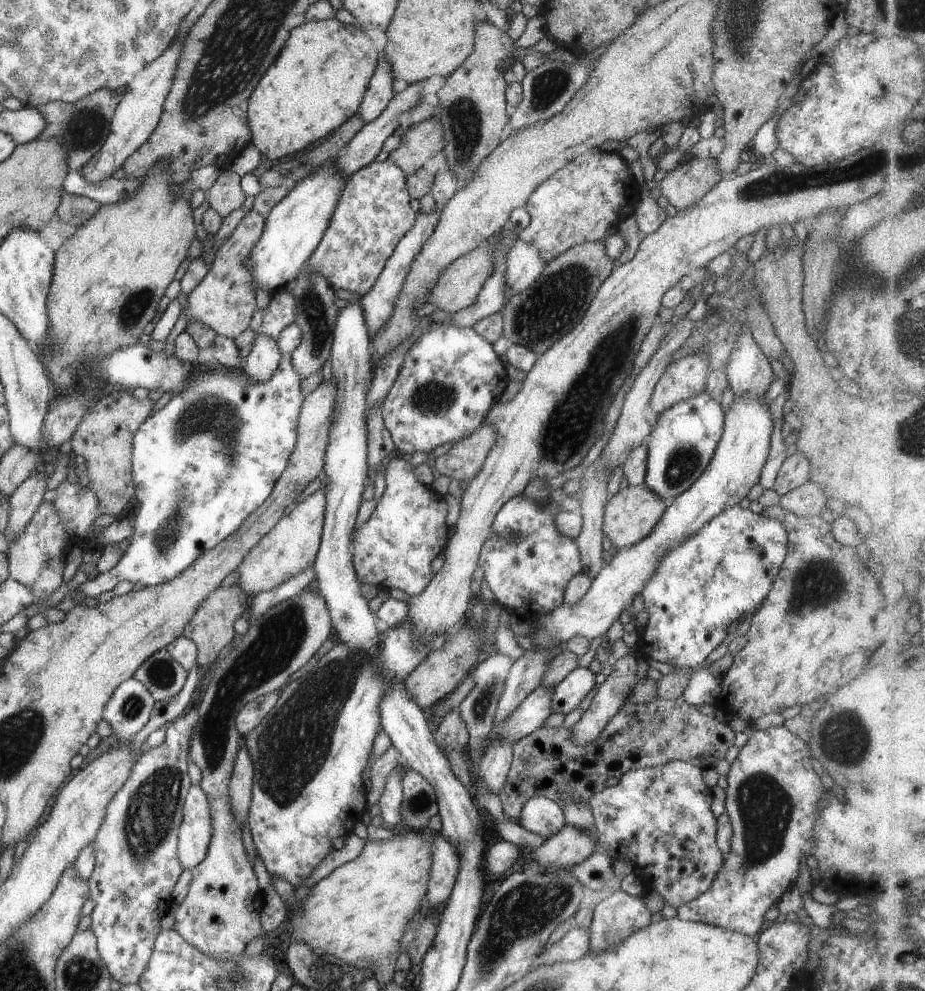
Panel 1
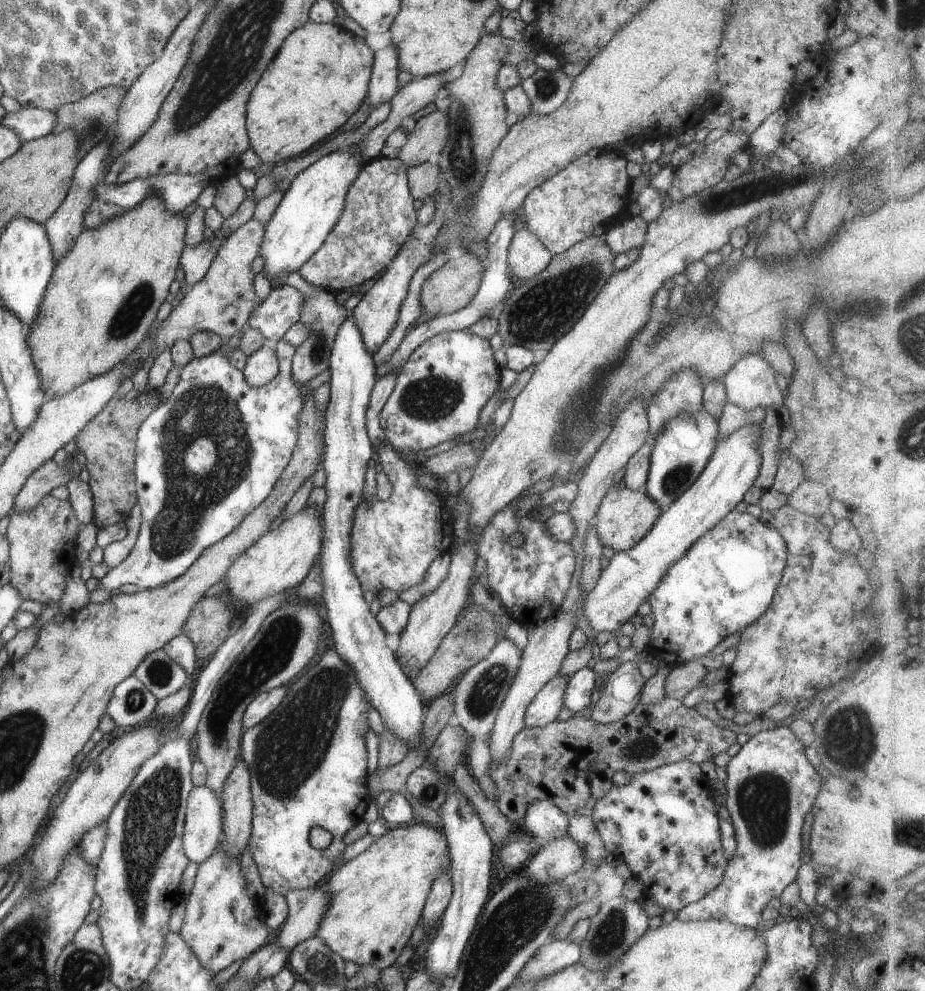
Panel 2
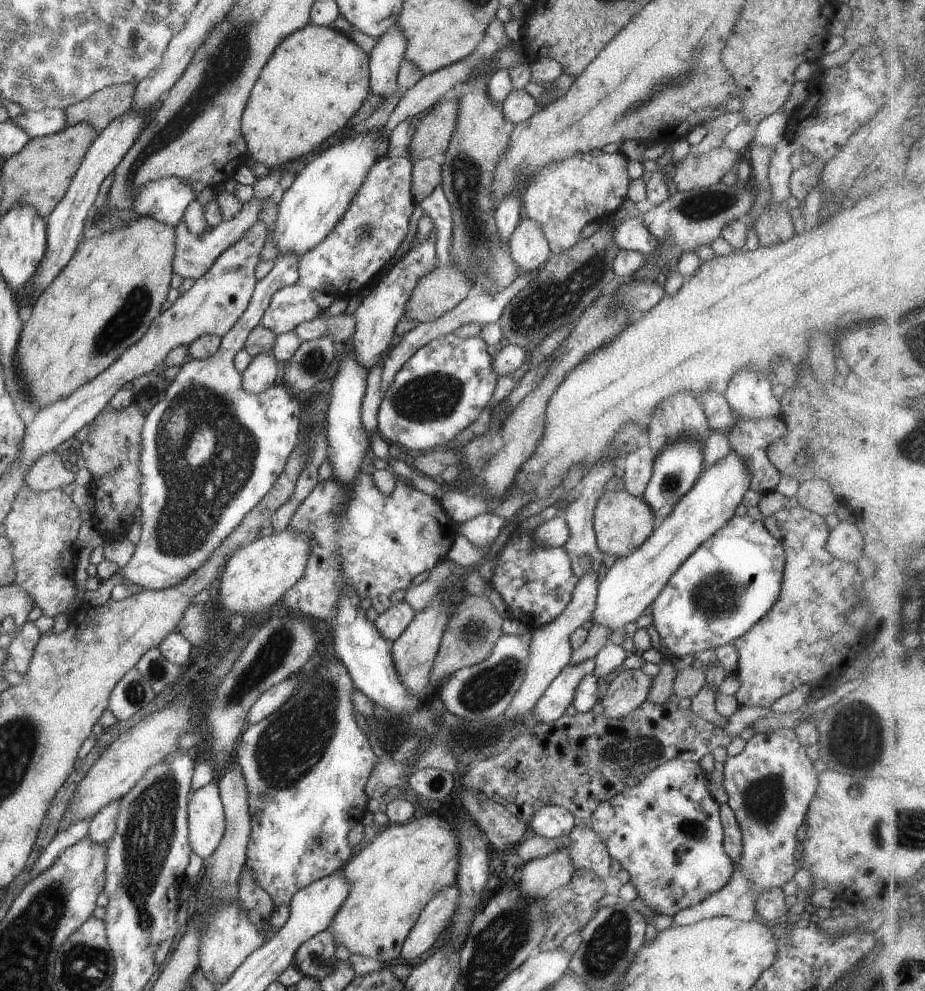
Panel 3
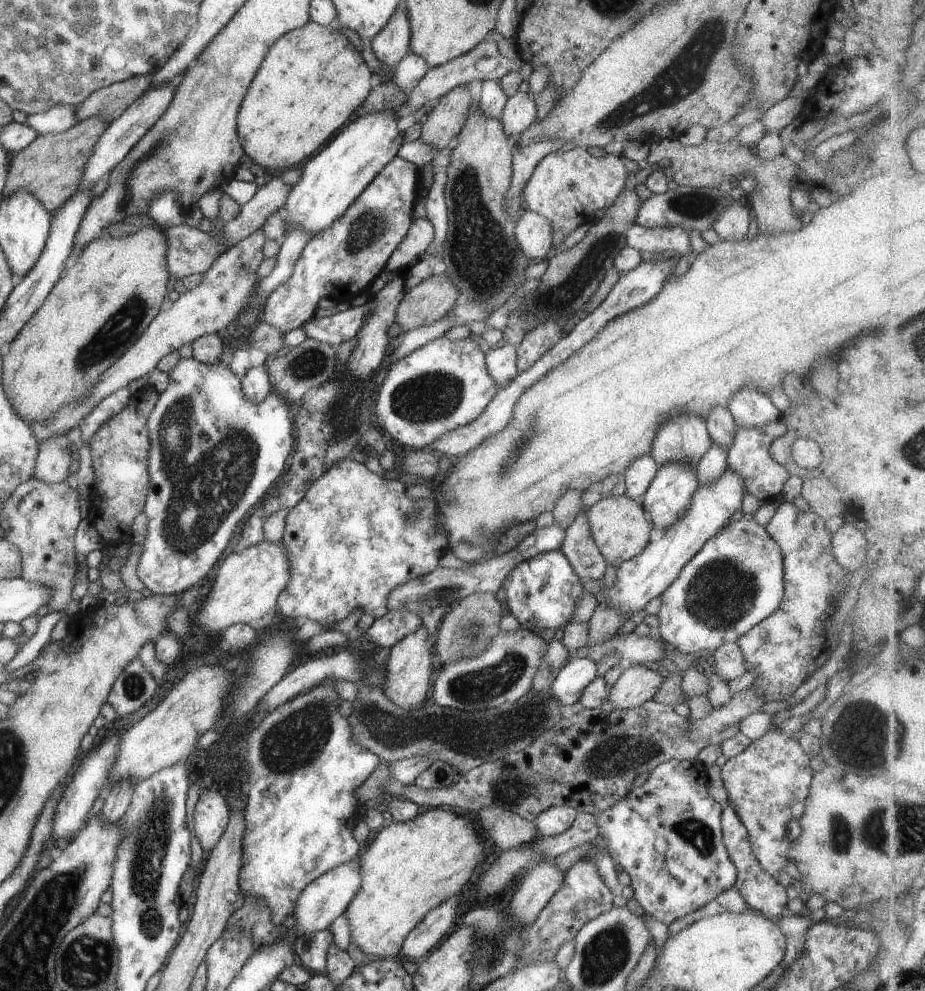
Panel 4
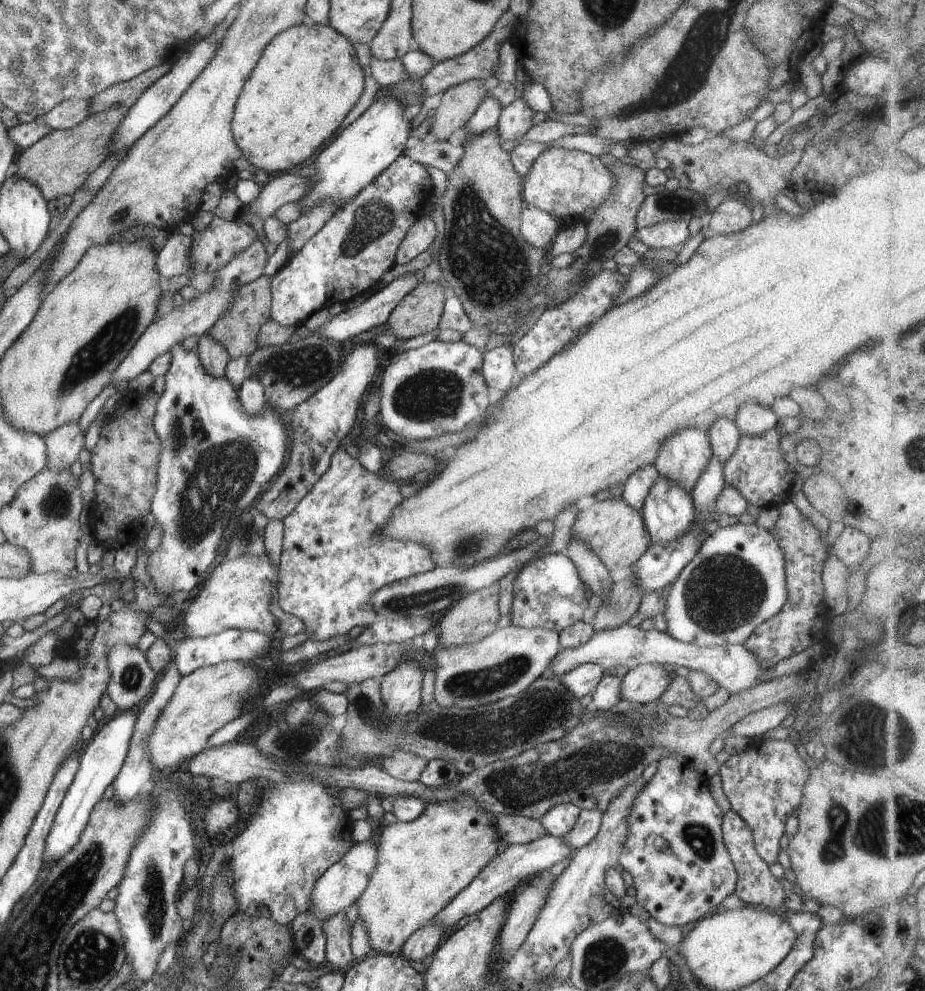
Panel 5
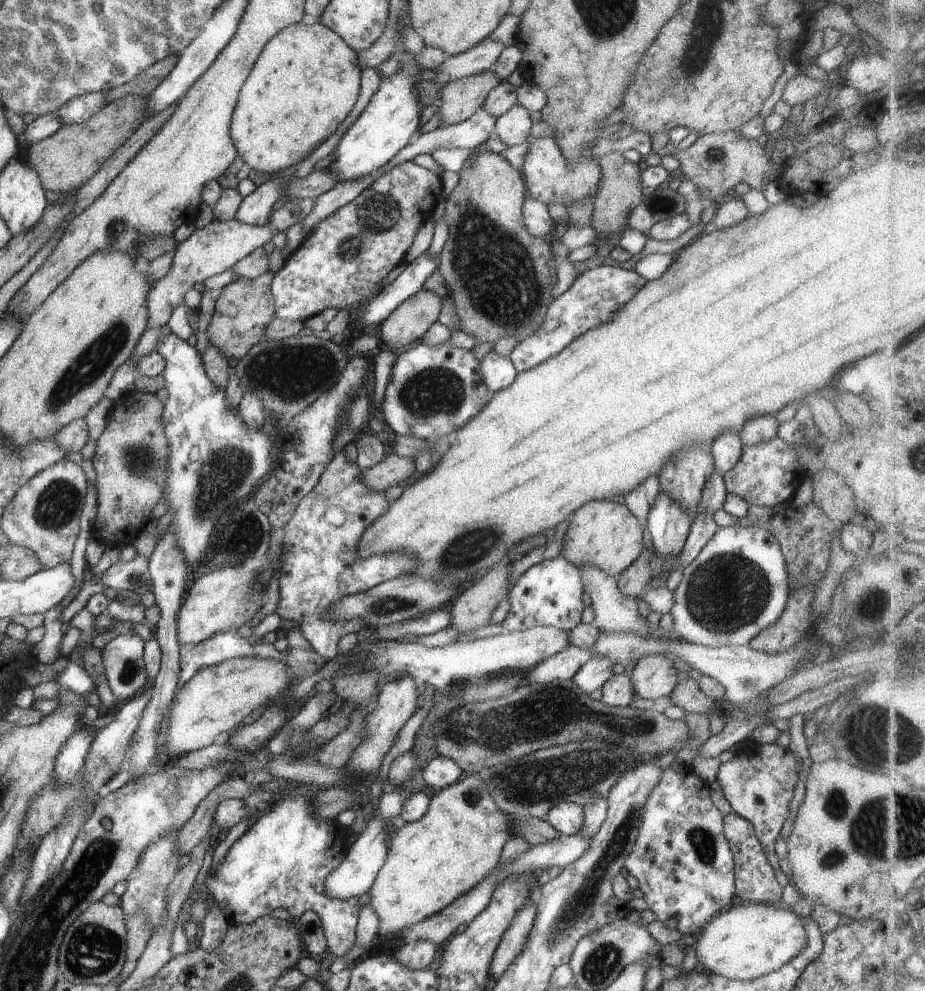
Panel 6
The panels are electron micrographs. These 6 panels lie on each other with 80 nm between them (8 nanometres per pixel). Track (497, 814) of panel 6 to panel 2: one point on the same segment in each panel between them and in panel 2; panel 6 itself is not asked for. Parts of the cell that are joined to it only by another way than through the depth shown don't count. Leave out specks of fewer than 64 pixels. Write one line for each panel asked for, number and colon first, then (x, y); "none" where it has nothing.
2: (376, 897)
3: (392, 878)
4: (411, 867)
5: (422, 864)

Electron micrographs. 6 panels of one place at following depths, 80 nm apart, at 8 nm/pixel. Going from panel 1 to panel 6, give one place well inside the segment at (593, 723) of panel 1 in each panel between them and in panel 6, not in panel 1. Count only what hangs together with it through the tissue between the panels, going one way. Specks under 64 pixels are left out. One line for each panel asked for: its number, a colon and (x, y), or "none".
2: (621, 692)
3: (629, 688)
4: (636, 684)
5: (644, 683)
6: (653, 675)

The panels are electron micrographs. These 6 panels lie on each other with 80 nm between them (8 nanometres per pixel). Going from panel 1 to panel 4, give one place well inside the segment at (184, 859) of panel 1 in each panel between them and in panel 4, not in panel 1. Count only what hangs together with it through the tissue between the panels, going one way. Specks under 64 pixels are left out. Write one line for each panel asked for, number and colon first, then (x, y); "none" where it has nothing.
2: (202, 830)
3: (205, 815)
4: (211, 814)

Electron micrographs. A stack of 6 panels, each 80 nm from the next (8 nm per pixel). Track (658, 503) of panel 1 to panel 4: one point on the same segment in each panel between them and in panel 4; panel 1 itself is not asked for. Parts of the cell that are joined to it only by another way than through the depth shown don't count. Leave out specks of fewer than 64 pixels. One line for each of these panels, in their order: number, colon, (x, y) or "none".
2: (624, 516)
3: (621, 522)
4: (619, 526)

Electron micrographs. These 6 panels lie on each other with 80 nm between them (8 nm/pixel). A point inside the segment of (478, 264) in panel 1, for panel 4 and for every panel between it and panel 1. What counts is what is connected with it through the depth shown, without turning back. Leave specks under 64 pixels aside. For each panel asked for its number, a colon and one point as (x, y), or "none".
2: (450, 287)
3: (435, 293)
4: (429, 300)

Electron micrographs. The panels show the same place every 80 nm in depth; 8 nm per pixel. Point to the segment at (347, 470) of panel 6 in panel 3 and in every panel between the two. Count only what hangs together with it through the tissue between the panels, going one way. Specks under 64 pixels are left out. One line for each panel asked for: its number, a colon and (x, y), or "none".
3: (374, 544)
4: (354, 535)
5: (330, 562)

